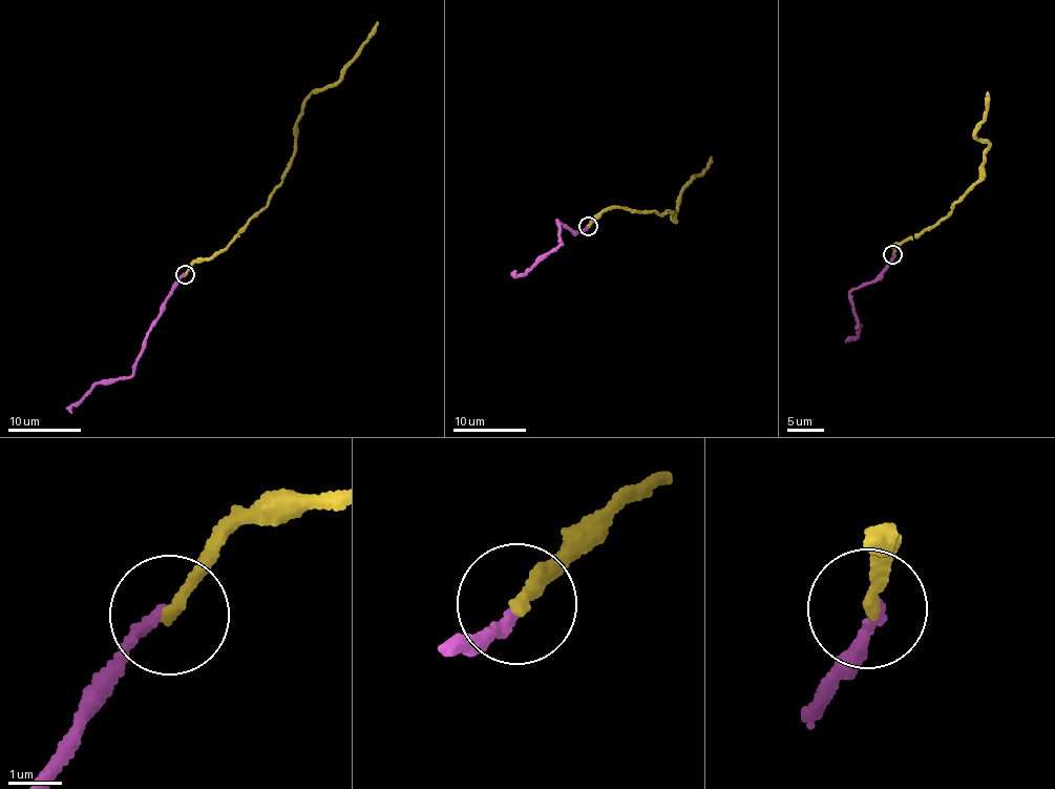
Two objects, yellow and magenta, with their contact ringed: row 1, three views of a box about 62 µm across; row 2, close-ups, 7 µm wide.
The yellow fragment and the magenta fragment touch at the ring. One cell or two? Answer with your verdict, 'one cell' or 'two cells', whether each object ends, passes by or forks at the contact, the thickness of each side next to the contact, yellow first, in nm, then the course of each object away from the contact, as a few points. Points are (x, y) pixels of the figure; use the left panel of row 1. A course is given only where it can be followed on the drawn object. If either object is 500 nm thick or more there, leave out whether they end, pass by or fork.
one cell | yellow ends | magenta ends | 200/200 nm | yellow via (185, 274), (196, 262), (229, 247), (266, 205), (285, 173), (301, 108), (309, 95), (337, 81), (378, 21) | magenta via (185, 274), (146, 338), (146, 347), (133, 372), (126, 378), (97, 383), (69, 412)

